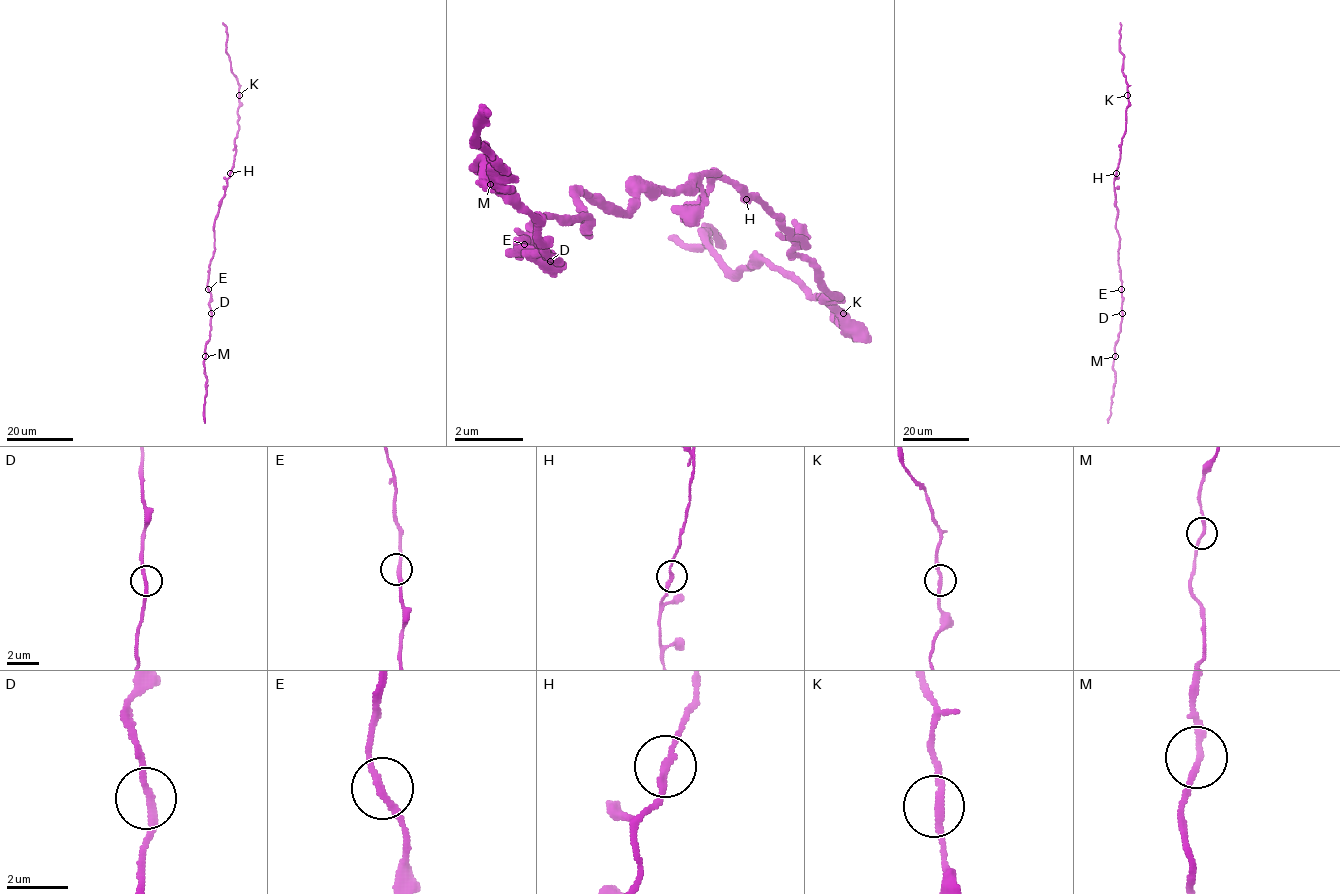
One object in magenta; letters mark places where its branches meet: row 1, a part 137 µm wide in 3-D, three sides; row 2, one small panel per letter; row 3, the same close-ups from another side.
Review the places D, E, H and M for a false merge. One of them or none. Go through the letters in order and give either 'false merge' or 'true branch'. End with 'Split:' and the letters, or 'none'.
D: true branch
E: true branch
H: true branch
M: true branch
Split: none

